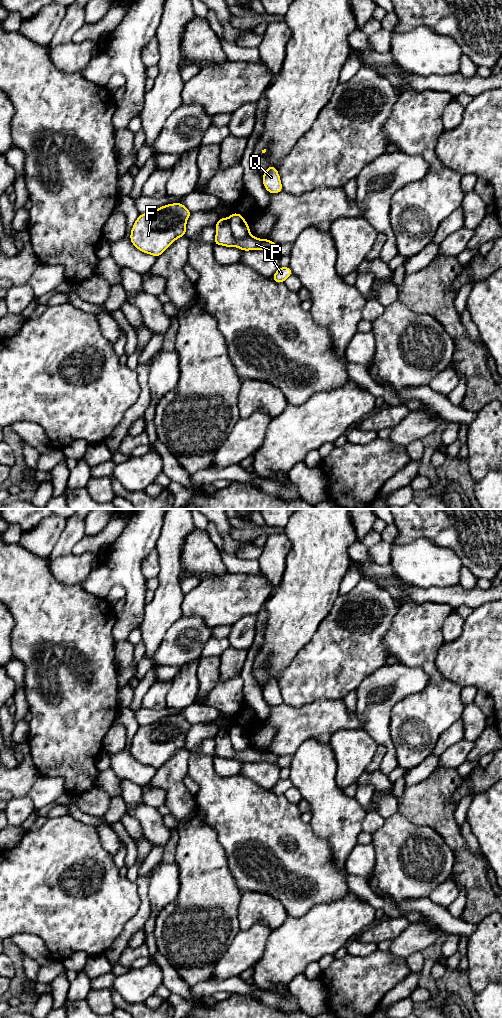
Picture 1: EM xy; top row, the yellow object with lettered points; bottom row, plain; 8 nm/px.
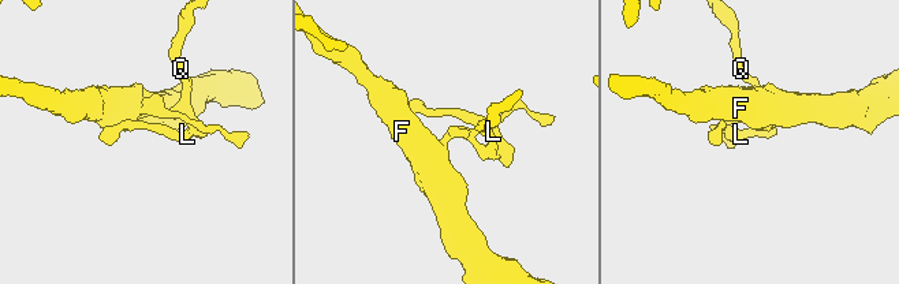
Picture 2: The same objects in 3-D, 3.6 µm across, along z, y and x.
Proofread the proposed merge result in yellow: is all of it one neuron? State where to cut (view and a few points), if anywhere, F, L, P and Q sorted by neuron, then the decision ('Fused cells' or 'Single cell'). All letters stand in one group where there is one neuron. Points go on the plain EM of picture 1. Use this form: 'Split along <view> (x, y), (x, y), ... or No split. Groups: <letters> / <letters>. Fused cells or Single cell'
Split along xy (227, 730), (231, 744), (236, 750), (243, 750), (249, 747). Groups: F P / L Q. Fused cells

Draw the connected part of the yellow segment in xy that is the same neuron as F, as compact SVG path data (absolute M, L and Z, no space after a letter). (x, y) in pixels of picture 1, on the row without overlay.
M172 715L140 726L131 742L131 755L157 770L175 752L186 748L186 734L191 725L182 715Z

